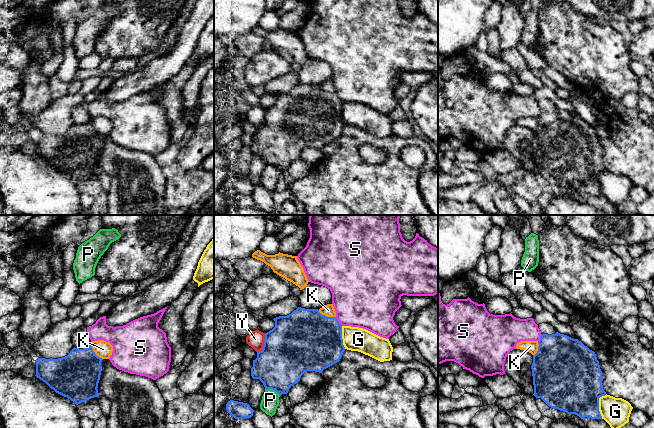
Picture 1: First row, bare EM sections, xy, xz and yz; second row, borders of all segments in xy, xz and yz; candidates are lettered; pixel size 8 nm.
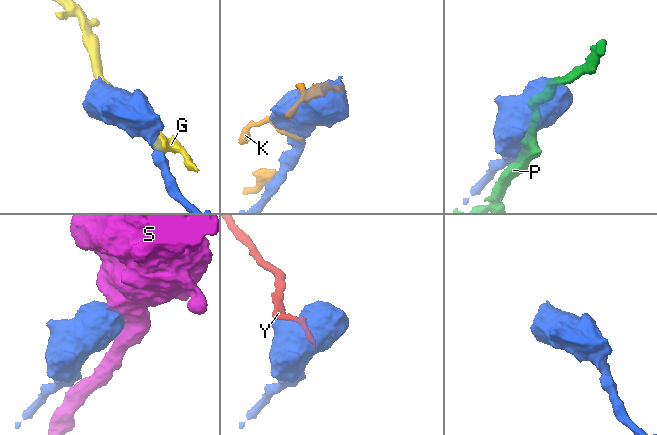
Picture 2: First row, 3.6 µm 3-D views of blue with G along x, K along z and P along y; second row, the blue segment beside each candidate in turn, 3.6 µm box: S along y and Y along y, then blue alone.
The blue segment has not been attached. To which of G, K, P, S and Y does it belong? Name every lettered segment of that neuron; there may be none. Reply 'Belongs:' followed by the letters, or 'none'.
Belongs: none

